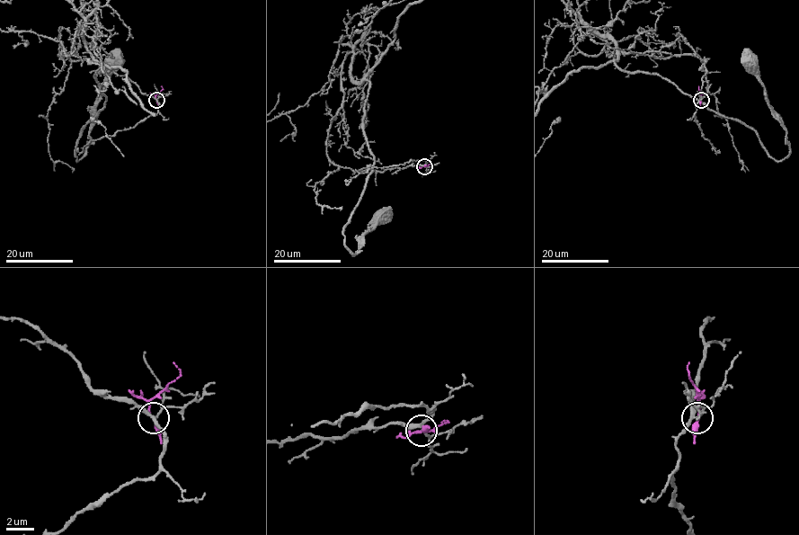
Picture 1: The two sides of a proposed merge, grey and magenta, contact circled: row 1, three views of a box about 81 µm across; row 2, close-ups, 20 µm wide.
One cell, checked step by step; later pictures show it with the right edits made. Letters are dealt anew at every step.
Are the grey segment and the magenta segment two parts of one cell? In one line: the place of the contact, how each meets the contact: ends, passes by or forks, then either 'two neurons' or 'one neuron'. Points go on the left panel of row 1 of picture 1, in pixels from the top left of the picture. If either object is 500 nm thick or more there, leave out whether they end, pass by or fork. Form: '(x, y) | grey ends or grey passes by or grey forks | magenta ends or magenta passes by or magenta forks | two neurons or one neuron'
(156, 100) | grey forks | magenta passes by | two neurons

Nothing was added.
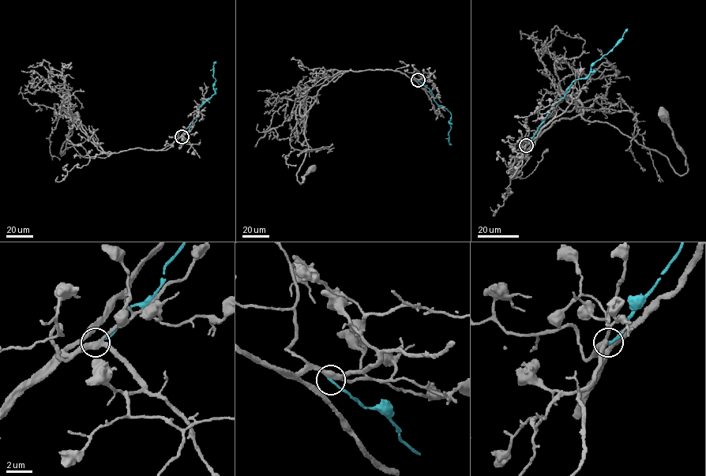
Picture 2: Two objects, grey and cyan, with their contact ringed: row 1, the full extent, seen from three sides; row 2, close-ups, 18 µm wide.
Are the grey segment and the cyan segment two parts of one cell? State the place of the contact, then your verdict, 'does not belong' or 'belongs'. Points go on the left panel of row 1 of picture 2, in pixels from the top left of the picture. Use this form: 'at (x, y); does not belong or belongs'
at (182, 136); does not belong

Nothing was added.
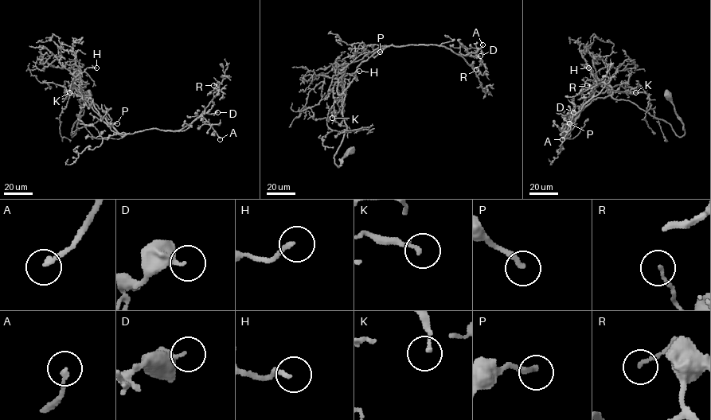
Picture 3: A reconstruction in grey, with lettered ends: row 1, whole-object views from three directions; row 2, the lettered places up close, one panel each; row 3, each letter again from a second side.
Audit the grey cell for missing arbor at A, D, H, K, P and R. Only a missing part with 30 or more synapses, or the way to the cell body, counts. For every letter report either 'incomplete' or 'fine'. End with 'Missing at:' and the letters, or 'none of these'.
A: incomplete
D: fine
H: fine
K: fine
P: fine
R: fine
Missing at: A

